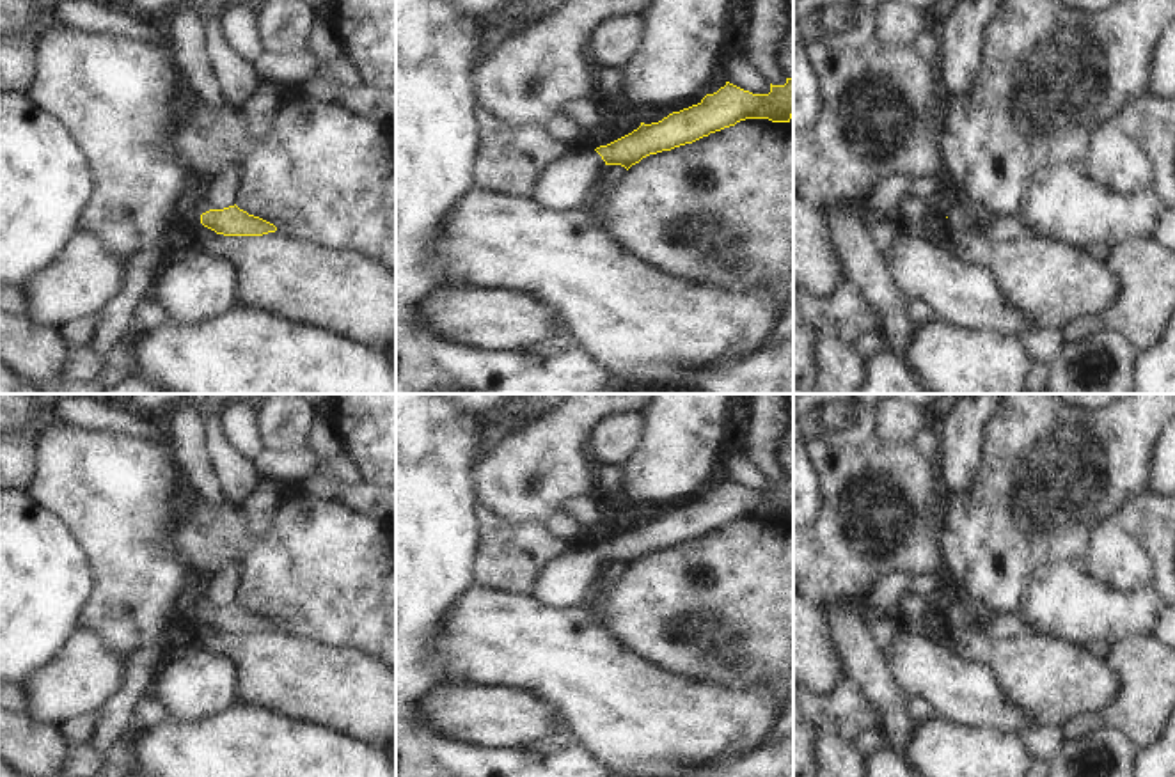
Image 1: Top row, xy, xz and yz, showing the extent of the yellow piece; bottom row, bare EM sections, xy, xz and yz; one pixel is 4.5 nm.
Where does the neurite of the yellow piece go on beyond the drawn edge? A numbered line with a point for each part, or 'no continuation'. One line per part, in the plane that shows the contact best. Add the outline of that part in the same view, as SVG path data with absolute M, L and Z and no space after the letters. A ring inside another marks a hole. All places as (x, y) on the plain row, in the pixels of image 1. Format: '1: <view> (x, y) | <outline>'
1: xz (570, 582) | M596 548L572 550L543 571L532 596L557 608L582 608L595 600L603 577L605 559Z

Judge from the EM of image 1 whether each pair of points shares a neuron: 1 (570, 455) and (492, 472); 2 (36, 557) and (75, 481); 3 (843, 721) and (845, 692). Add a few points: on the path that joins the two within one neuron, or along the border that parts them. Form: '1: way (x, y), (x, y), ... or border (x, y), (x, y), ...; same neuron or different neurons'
1: way (551, 462), (529, 472), (512, 472); same neuron
2: border (27, 490), (55, 511), (84, 545); different neurons
3: way (843, 714), (845, 699); same neuron

